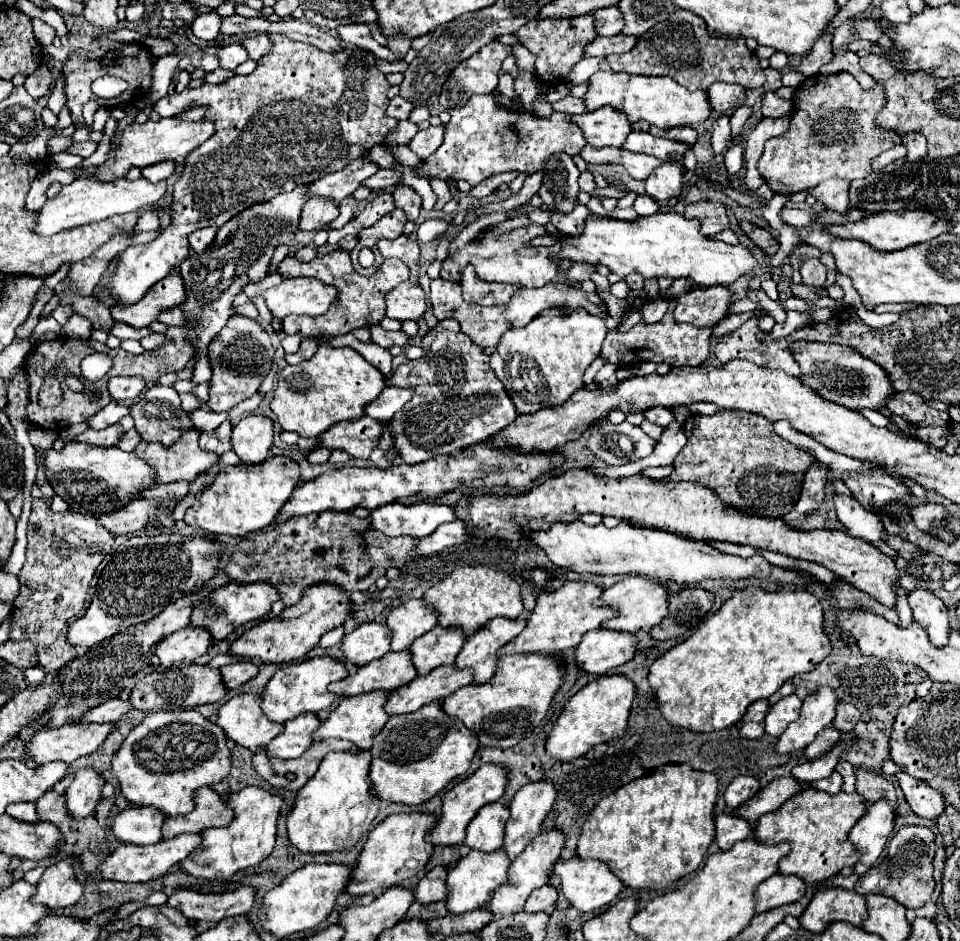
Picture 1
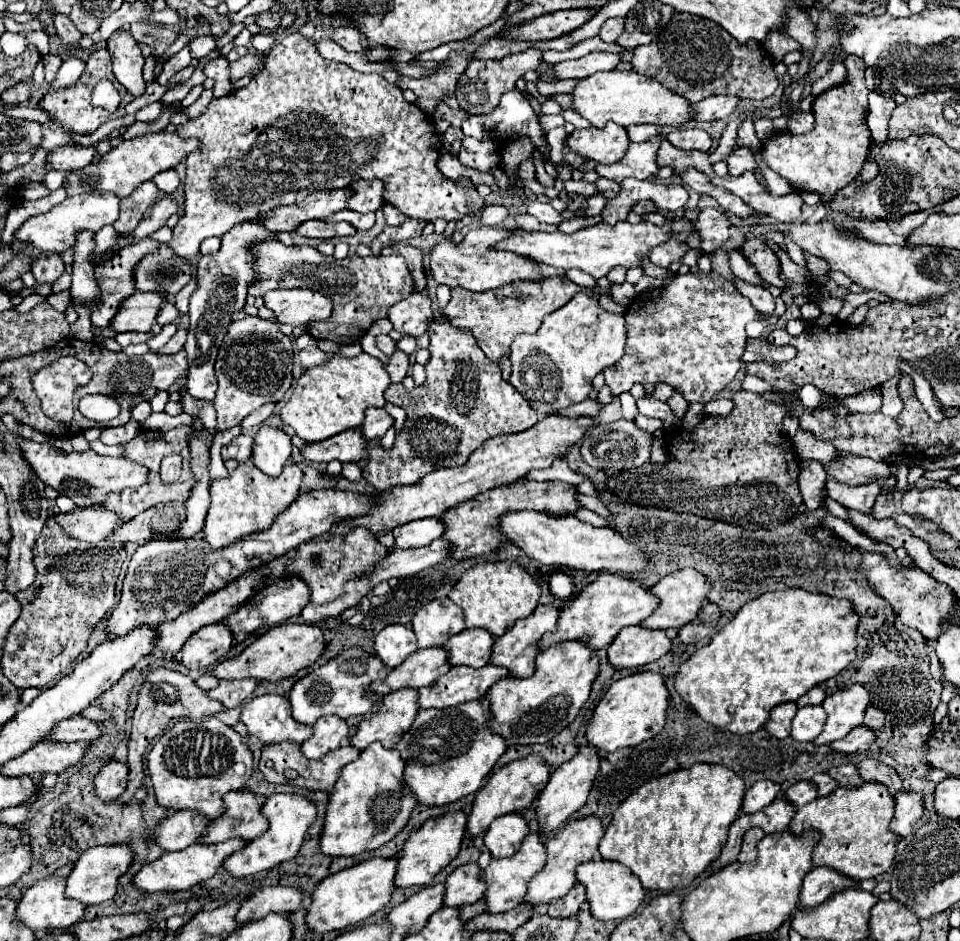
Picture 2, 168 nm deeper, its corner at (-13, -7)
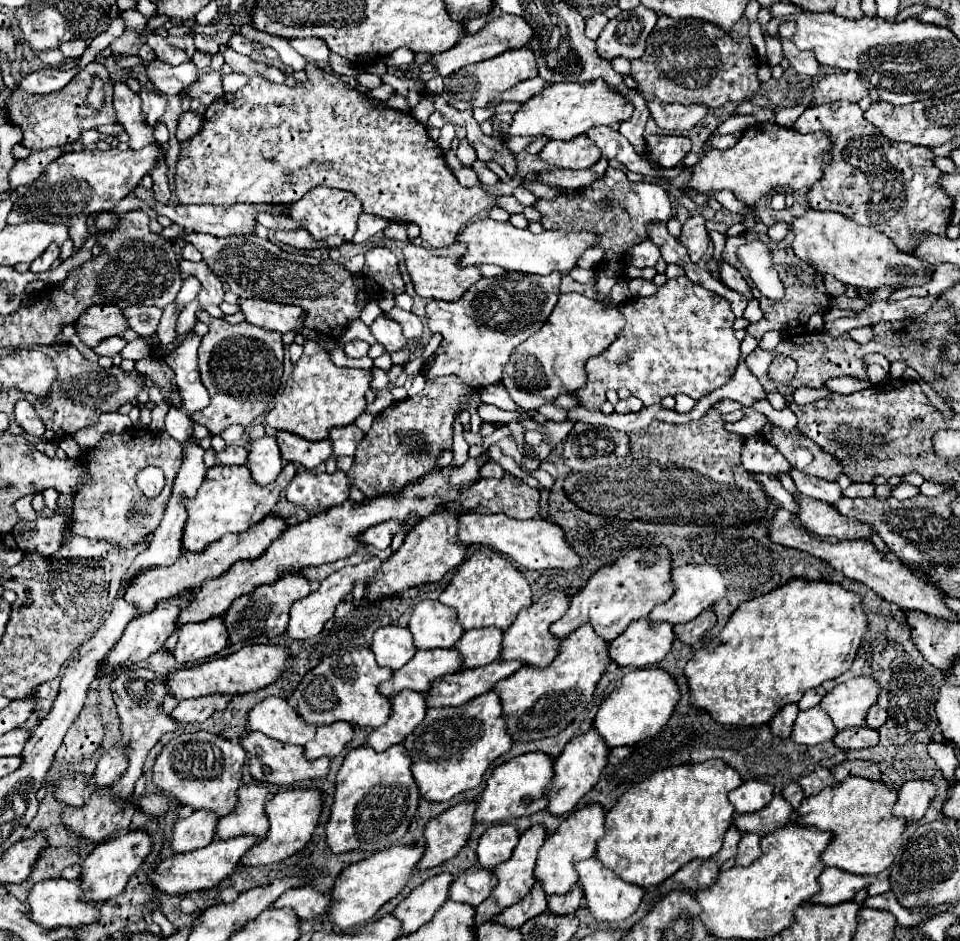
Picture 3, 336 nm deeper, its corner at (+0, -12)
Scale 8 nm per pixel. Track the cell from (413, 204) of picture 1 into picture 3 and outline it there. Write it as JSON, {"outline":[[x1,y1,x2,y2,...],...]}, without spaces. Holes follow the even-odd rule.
{"outline":[[309,63,305,67,305,71,309,73,309,81,301,83,299,89,291,89,285,85,275,85,269,83,261,77,251,77,249,83,239,89,237,93,227,93,221,99,213,101,205,113,203,119,203,129,183,145,181,149,181,159,177,163,177,175,175,175,175,191,177,191,177,199,179,203,211,203,211,205,221,205,221,207,231,207,237,203,269,203,269,205,289,205,295,203,297,199,301,199,307,191,311,191,317,185,325,185,325,187,335,187,335,189,343,189,353,193,361,203,363,203,363,211,371,213,371,215,379,215,387,221,399,221,399,223,417,223,421,227,421,239,431,243,433,247,449,247,455,243,455,237,459,235,459,231,483,209,489,207,501,207,507,213,515,215,515,213,523,213,523,205,511,195,493,195,489,191,483,191,483,187,461,187,459,181,455,179,455,175,451,173,451,169,445,163,443,151,441,147,429,139,425,125,421,125,411,113,401,113,401,111,391,111,391,109,377,109,373,99,367,99,355,85,347,85,341,79,337,79,331,73,325,73,323,69,319,69,315,63]]}

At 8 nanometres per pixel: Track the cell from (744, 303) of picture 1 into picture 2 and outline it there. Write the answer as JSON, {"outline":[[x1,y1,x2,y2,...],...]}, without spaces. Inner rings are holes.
{"outline":[[688,272,684,276,676,274,668,286,646,290,634,298,628,306,626,314,626,352,614,366,604,370,606,384,612,390,612,396,620,396,628,392,634,382,644,384,646,392,652,392,656,382,666,382,678,388,688,402,710,402,740,370,740,358,746,346,746,322,760,320,760,312,750,304,746,296,742,296,736,286,716,272]]}

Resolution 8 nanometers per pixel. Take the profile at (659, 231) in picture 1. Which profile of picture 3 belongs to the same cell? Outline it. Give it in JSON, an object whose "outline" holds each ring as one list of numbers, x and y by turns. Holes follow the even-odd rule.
{"outline":[[477,219,471,221,459,235,457,241,467,245,463,257,459,259,461,267,467,265,483,265,491,263,497,267,503,267,505,271,519,271,519,273,535,273,535,275,549,275,553,271,567,273,577,265,577,257,593,247,597,243,597,235,589,231,581,233,569,233,563,229,555,231,543,231,539,235,533,235,529,229,517,229,509,221,499,223,493,219]]}

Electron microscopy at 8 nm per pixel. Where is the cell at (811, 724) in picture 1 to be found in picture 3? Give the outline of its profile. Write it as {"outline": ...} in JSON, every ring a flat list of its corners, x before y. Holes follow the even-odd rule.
{"outline":[[853,677,845,683,839,683,833,691,825,695,821,707,835,721,835,727,841,731,845,727,865,725,865,715,871,705,875,705,881,687,873,677]]}

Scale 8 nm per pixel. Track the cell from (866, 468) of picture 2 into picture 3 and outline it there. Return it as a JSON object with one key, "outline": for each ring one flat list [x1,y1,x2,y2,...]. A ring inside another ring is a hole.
{"outline":[[765,423,761,429,761,437,777,447,777,451,783,453,793,469,799,469,807,475,835,481,843,469,841,463,833,459,833,455,827,455,821,447,817,447,817,443,813,443,805,435,793,435,773,423]]}

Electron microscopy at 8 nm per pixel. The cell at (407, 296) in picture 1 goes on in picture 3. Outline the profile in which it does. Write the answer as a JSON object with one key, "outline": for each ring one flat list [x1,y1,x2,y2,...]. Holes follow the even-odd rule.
{"outline":[[379,315,369,329,371,329,373,337,377,339,377,343,385,347,387,353,395,353,407,345,407,339,405,339,399,323,387,319,385,315]]}

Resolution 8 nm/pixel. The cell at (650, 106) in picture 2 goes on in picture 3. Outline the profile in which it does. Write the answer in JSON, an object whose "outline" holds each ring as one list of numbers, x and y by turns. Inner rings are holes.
{"outline":[[601,79,589,83,555,83,547,85,543,91,535,93,529,101,525,101,517,113,513,113,513,121,495,133,497,139,505,137,547,137,571,141,585,131,599,125,613,125,629,119,633,113,631,103,617,95,611,87,607,87]]}

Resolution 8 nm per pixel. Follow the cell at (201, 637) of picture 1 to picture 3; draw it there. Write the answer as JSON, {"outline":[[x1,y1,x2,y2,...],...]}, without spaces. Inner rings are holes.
{"outline":[[223,617,183,625,177,633,179,641,173,653,179,663,195,663,201,659,211,659,221,649,225,649,229,639]]}

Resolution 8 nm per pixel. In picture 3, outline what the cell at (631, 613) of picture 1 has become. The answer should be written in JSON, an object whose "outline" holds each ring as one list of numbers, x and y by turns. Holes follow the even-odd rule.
{"outline":[[689,563,689,565,683,565,683,567,677,567,673,569,673,585,677,587,673,597,661,605,657,605,649,619,659,623,659,621,669,621,673,625,677,623,687,623,687,621,693,621,701,611,709,609,715,601,719,601,727,587,725,587,725,581,721,577,721,573,717,571,717,567,711,567,711,565,697,565,697,563]]}

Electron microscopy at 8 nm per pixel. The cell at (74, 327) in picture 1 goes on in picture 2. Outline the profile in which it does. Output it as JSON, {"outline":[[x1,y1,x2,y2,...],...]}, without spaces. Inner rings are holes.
{"outline":[[154,238,140,240,134,246,122,248,104,266,96,266,96,280,102,290,102,302,92,310,92,326,108,328,118,312,118,306,136,290,134,268,146,254,154,254,160,242]]}

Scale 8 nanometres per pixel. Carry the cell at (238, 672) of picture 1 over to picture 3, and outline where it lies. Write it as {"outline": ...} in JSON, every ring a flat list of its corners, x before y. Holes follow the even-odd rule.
{"outline":[[207,695,199,699,187,699,181,701,173,711,171,717,177,719,177,723,203,723,209,719,213,713,223,711,229,705,229,697,225,695]]}

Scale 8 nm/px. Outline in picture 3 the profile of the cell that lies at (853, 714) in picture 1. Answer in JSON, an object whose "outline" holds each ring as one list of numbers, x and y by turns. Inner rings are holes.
{"outline":[[873,705,869,709,869,713,867,713,867,721,865,723,869,727,873,727,873,729,879,729,885,723,885,719,887,719,887,711,883,707,879,707,879,705]]}

